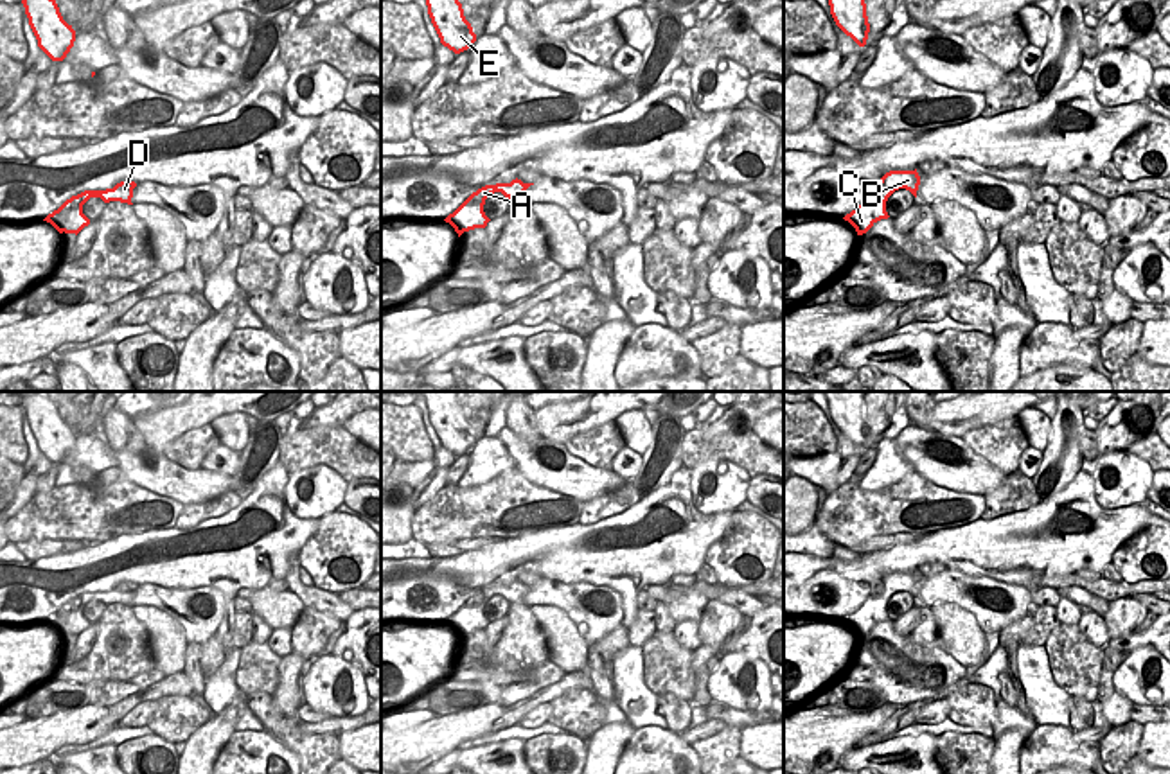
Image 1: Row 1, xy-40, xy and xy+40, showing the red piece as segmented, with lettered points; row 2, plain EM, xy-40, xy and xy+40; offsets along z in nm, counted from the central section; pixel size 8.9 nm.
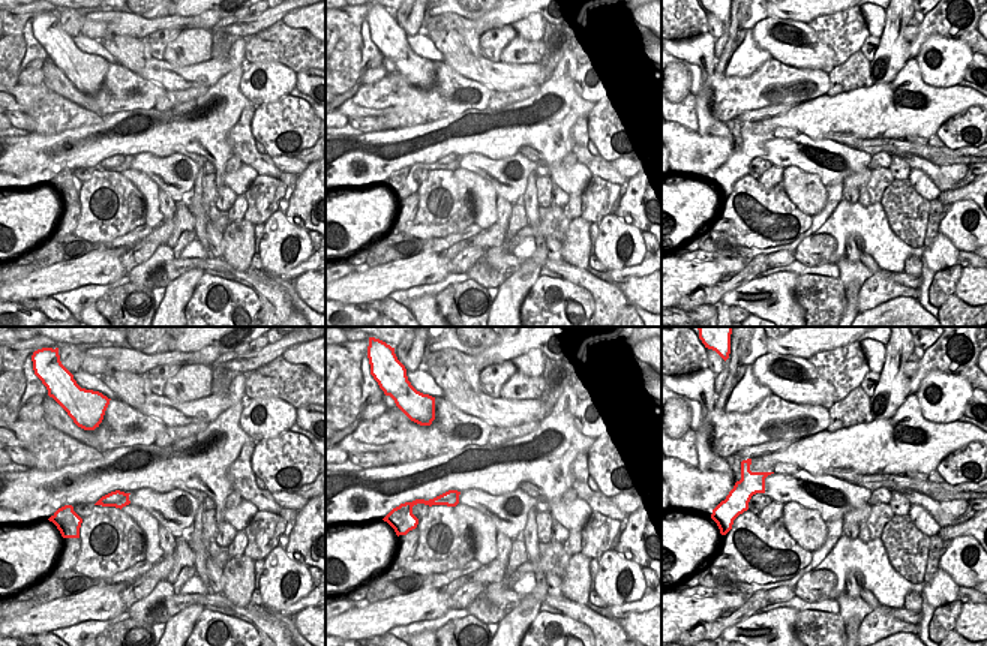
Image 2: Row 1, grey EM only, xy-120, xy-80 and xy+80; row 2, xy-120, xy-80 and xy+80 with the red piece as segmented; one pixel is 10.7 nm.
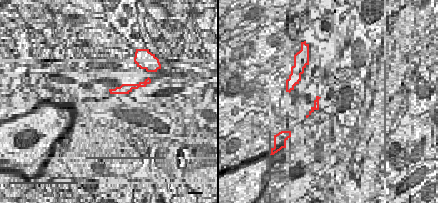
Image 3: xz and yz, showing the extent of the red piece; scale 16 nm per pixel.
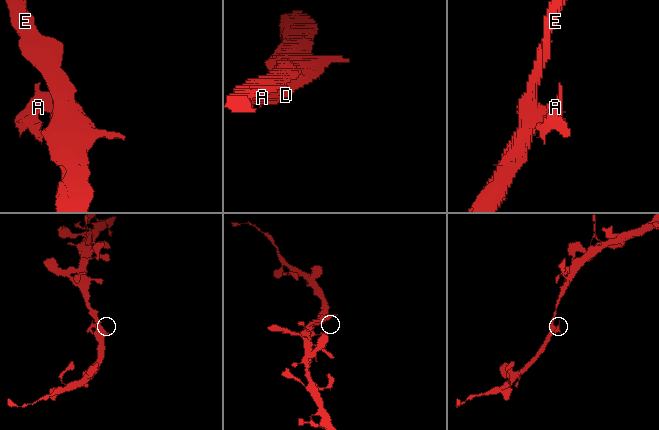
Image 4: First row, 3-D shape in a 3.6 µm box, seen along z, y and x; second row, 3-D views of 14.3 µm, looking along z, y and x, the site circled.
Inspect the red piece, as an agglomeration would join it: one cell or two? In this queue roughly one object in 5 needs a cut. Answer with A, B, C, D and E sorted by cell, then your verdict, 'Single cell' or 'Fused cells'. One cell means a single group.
Groups: A B C D E. Single cell.

